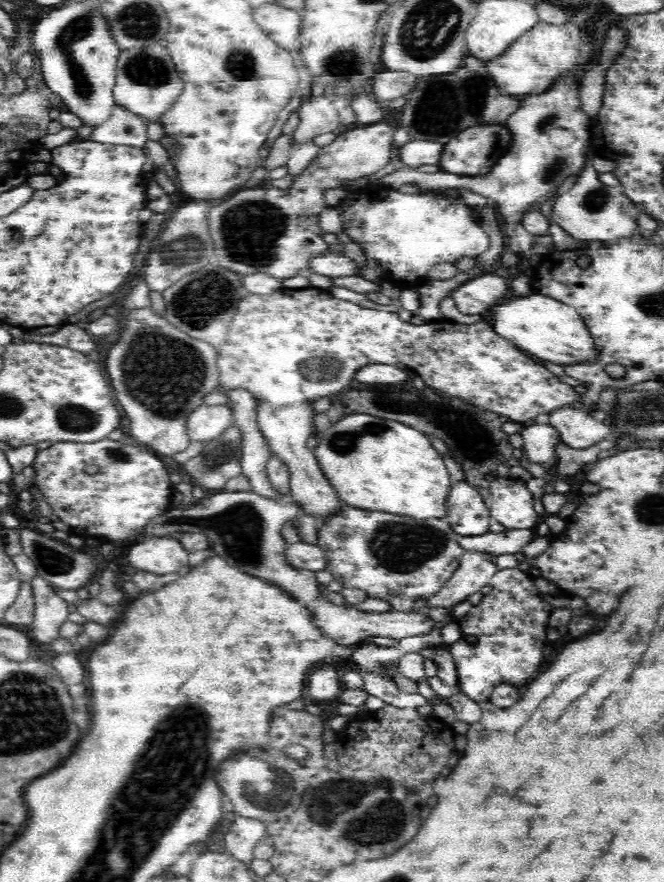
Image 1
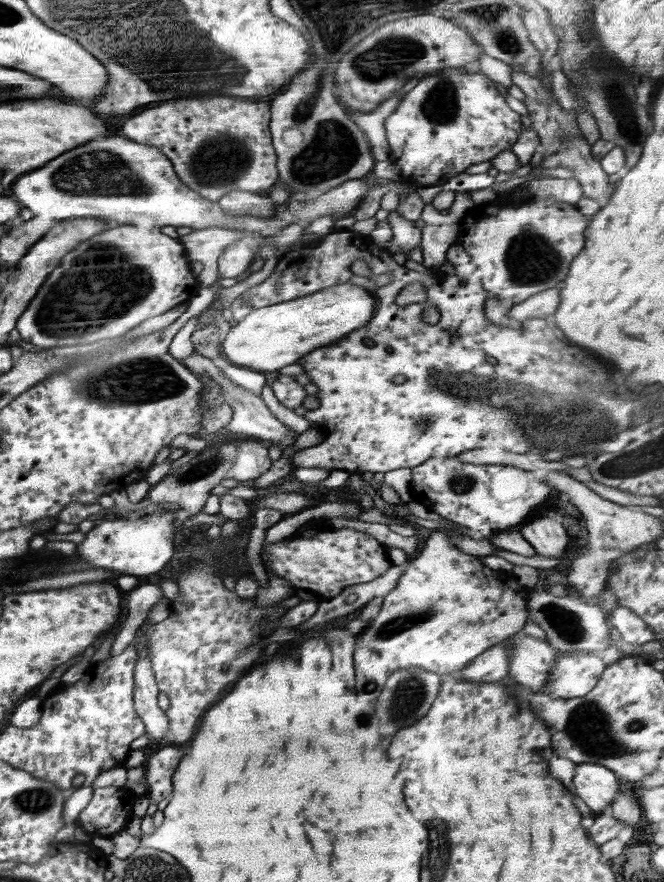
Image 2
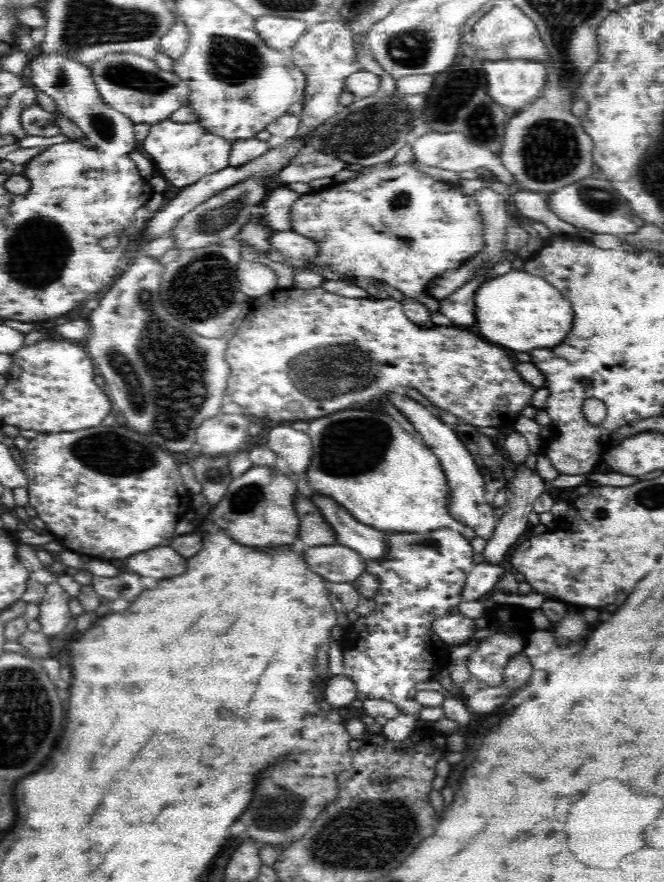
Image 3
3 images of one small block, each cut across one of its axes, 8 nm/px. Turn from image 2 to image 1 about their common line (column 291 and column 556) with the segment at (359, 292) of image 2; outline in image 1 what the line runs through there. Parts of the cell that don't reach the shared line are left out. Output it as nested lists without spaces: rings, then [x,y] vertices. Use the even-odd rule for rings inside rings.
[[[534,292],[521,297],[511,295],[488,308],[485,314],[488,315],[496,334],[507,338],[522,351],[526,350],[528,354],[537,356],[543,361],[548,360],[561,366],[580,362],[590,364],[600,354],[592,333],[578,311],[555,298]]]

